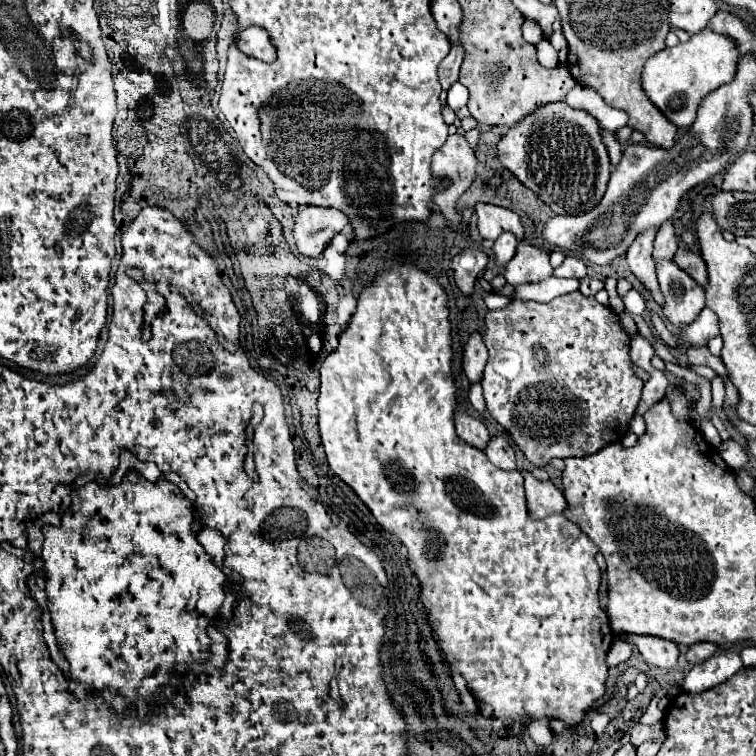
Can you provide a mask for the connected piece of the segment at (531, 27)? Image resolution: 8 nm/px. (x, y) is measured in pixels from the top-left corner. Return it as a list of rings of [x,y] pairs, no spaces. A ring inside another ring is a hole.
[[[526,20],[522,26],[522,32],[524,32],[524,40],[530,44],[538,44],[542,40],[542,30],[534,20]]]

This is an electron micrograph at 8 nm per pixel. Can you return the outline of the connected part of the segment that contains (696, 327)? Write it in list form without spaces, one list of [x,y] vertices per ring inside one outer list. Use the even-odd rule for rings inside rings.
[[[704,306],[690,326],[678,328],[678,336],[684,348],[698,348],[708,344],[708,340],[718,336],[718,314],[714,314],[708,306]]]

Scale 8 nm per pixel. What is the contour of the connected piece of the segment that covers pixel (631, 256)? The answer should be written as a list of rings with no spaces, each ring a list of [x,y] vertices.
[[[656,228],[640,234],[634,244],[630,246],[628,254],[626,254],[626,262],[632,270],[632,274],[640,280],[640,284],[644,286],[646,294],[662,308],[662,290],[658,286],[658,278],[656,278],[656,268],[654,268],[654,260],[652,260],[652,242],[656,236]]]

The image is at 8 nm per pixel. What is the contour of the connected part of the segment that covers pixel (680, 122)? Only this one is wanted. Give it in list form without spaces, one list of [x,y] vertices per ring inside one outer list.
[[[706,26],[698,34],[692,34],[688,42],[650,56],[642,72],[642,86],[648,98],[664,112],[668,120],[672,120],[678,128],[690,128],[696,120],[696,108],[700,100],[714,88],[734,78],[738,58],[740,52],[736,42],[732,38],[720,36]]]

